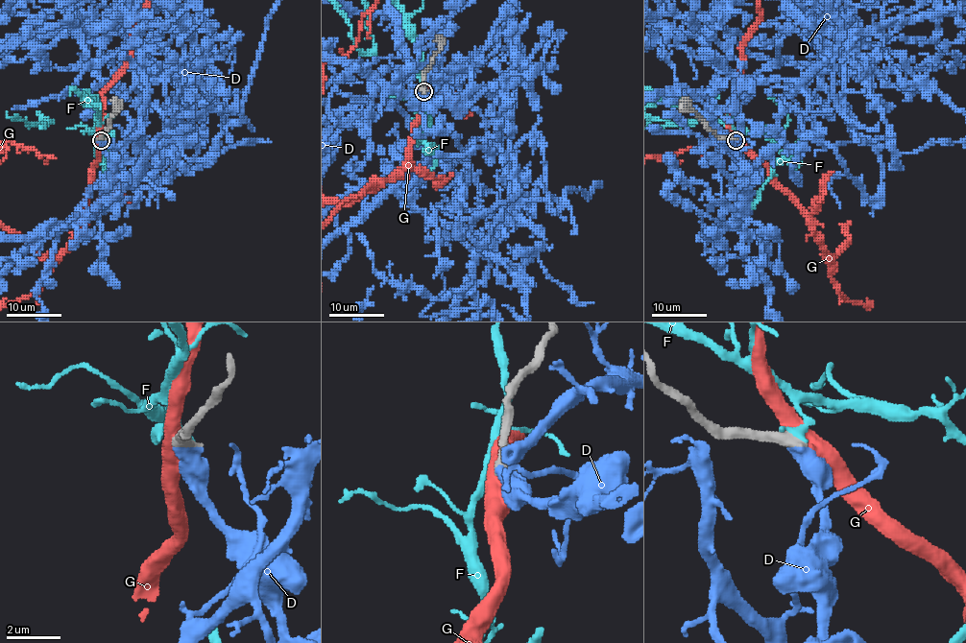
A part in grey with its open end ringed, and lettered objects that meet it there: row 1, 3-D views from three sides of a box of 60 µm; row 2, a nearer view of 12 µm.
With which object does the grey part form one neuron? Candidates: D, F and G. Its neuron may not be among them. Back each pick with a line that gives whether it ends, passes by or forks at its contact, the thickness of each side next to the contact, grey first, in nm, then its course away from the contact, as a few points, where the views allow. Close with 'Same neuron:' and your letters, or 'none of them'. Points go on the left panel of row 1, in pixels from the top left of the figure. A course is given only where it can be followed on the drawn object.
D: It ends there. Thickness 550 nm (grey) against 600 nm. Its course: (101, 141), (128, 179), (200, 50), (241, 119)
Same neuron: D

